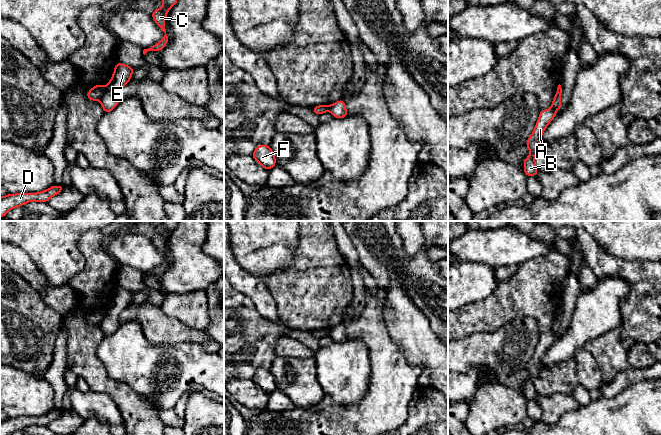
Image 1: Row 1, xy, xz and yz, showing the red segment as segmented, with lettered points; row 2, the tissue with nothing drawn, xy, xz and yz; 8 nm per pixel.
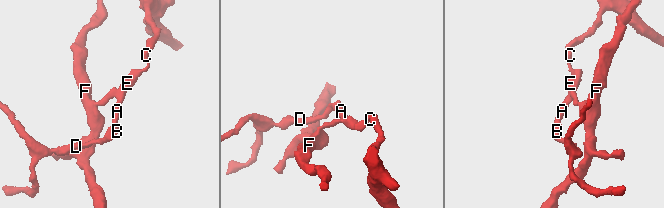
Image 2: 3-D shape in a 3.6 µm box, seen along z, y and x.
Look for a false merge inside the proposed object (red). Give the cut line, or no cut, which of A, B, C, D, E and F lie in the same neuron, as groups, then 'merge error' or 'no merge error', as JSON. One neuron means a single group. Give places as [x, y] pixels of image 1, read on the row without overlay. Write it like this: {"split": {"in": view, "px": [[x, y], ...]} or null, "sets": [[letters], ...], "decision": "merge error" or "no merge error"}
{"split": {"in": "xy", "px": [[104, 312], [104, 317], [99, 323]]}, "sets": [["A", "B", "C", "D", "E"], ["F"]], "decision": "merge error"}

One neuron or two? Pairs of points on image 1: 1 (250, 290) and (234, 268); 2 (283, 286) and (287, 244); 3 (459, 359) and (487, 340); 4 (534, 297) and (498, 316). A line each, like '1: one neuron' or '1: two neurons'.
1: one neuron
2: two neurons
3: one neuron
4: one neuron

